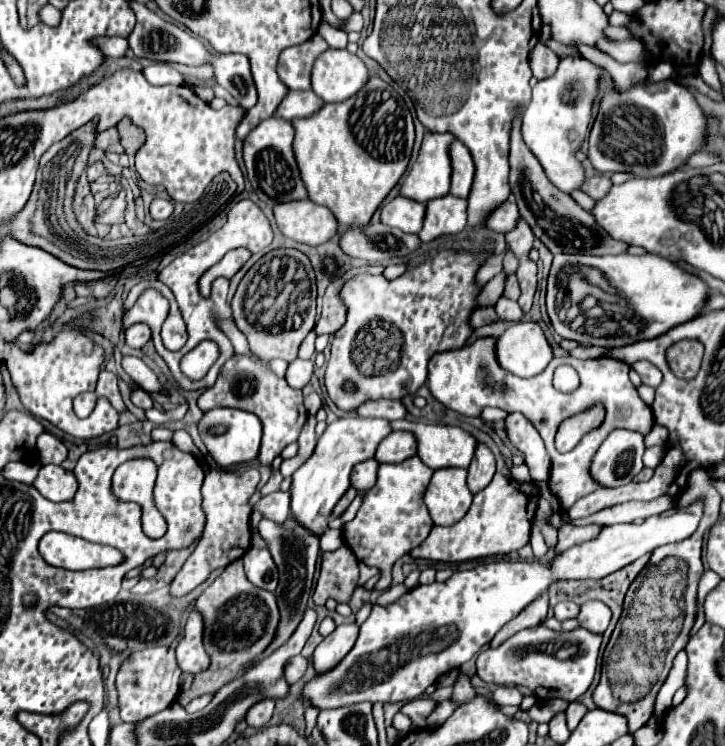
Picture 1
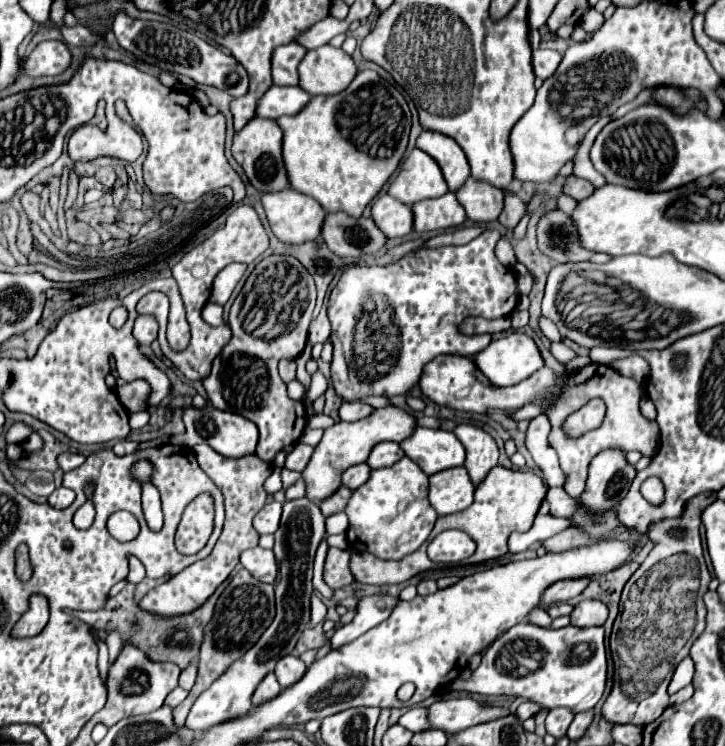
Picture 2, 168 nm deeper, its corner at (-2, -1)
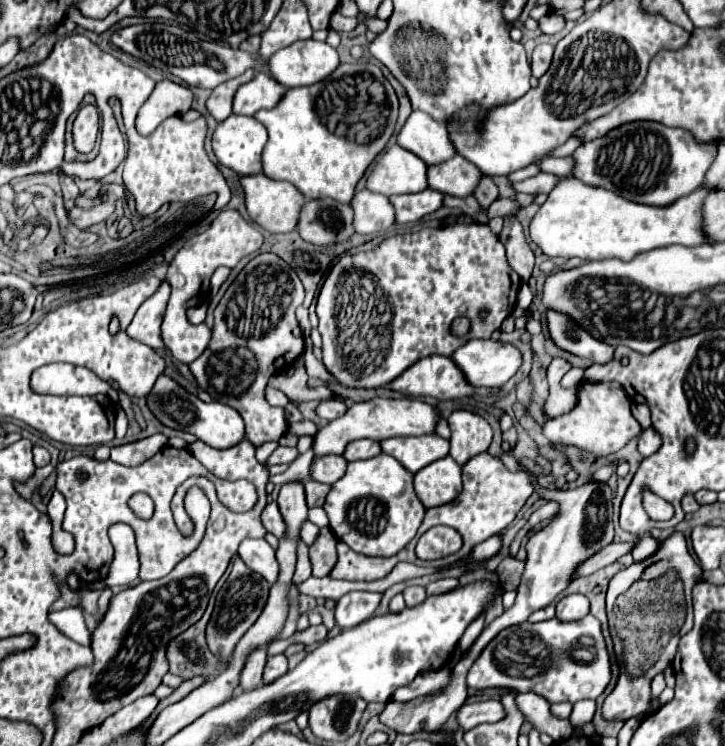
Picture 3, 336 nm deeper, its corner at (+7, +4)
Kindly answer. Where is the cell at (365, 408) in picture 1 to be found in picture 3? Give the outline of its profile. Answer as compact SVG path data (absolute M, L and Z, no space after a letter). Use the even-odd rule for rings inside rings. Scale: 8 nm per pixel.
M328 399L328 401L322 401L322 403L318 405L316 413L318 413L320 417L332 421L332 419L342 417L342 415L346 413L346 409L348 409L348 407L346 407L344 401L340 401L340 399Z

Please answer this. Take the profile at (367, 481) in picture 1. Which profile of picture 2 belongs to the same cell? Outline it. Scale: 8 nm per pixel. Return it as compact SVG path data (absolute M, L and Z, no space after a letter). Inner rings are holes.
M355 464L355 466L347 468L347 472L343 472L341 482L343 482L343 486L355 490L355 488L359 488L363 482L367 482L369 472L371 472L371 468L369 468L367 464Z

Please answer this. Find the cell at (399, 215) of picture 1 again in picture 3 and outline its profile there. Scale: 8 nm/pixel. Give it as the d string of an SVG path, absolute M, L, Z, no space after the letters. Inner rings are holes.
M368 189L358 191L352 199L354 229L362 235L384 233L394 223L394 207L388 197L372 193Z

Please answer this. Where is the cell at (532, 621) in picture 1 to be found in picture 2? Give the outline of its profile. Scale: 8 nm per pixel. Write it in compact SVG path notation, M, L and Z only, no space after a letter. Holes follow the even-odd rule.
M583 576L583 578L573 578L573 580L559 580L555 584L551 584L545 592L543 592L543 606L551 606L553 602L567 602L569 598L579 596L591 582L591 576Z

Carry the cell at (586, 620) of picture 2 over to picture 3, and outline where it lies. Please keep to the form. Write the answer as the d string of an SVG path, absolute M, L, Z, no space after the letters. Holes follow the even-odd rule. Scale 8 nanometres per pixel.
M580 593L568 595L556 605L556 617L560 621L576 621L586 617L588 613L590 613L590 601Z

